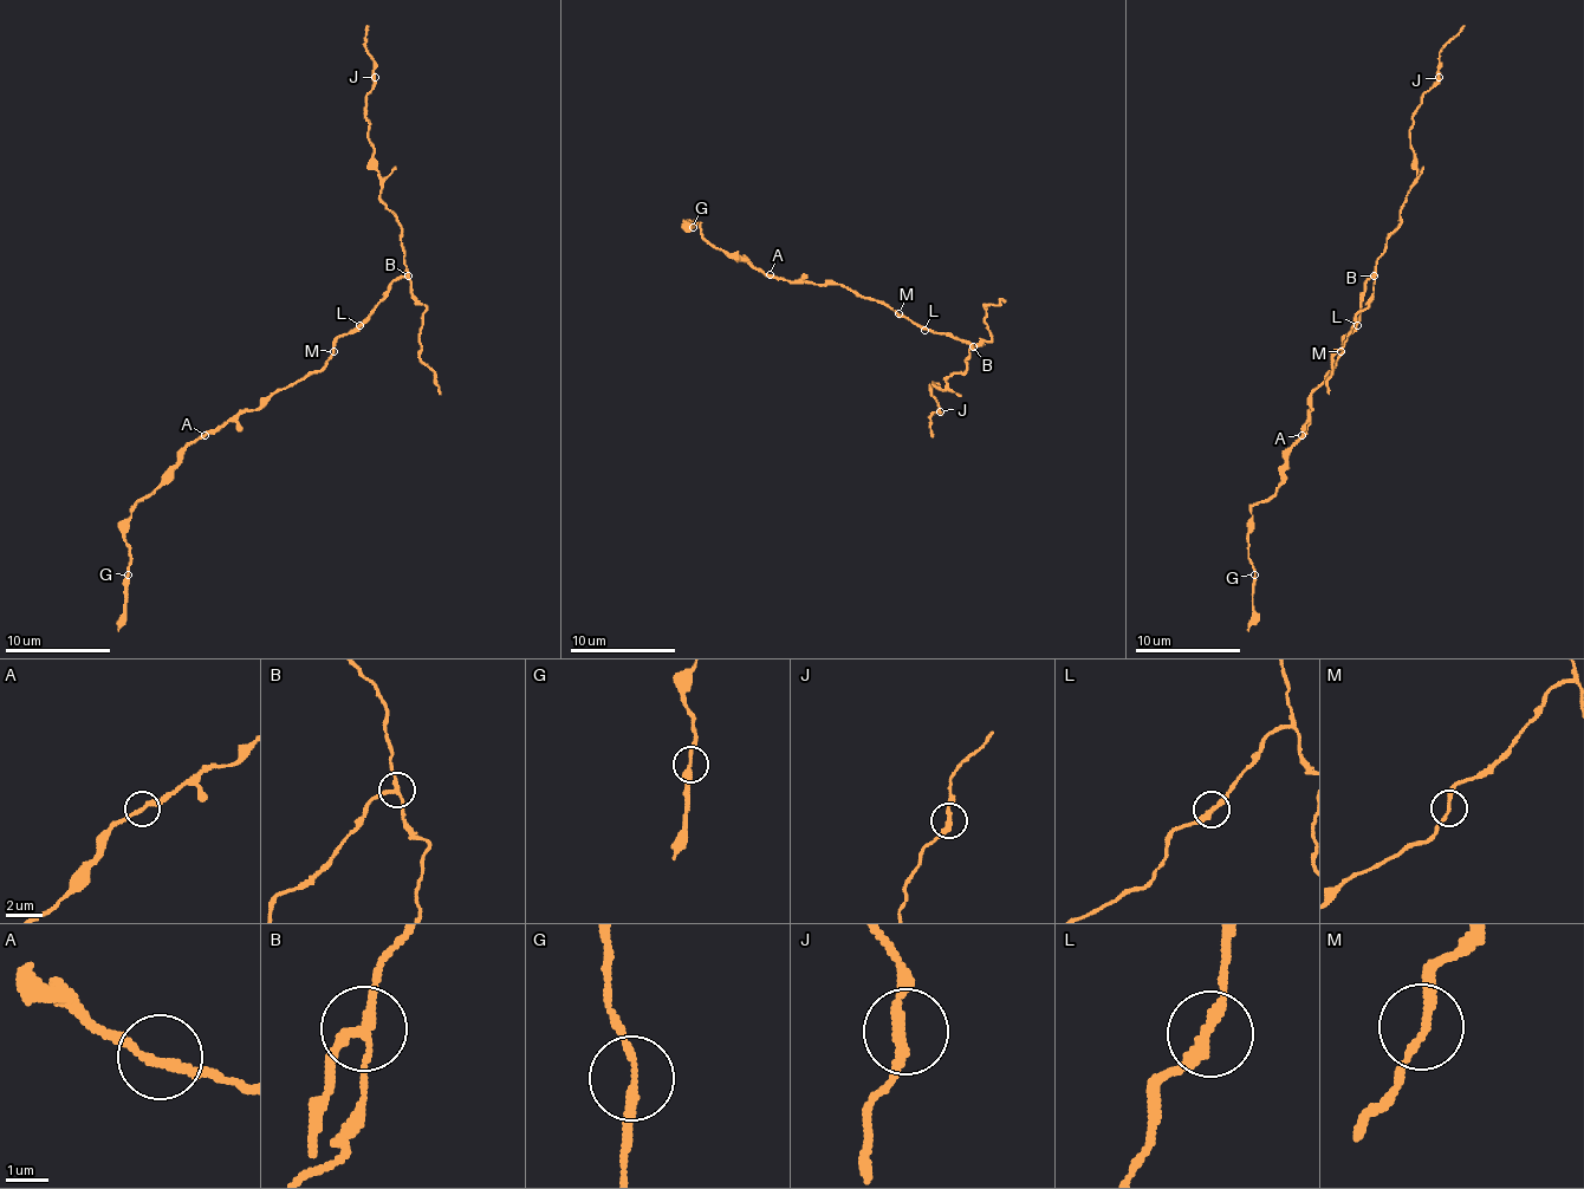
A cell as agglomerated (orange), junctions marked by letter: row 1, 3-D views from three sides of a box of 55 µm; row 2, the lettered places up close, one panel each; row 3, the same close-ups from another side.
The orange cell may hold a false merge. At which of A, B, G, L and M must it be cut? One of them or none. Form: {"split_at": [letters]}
{"split_at": ["B"]}

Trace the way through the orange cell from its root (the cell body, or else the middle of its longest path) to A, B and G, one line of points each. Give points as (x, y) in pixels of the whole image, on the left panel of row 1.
A: (333, 353), (320, 370), (278, 388), (257, 409), (239, 411), (205, 435)
B: (333, 353), (333, 343), (368, 317), (394, 280), (407, 274)
G: (333, 353), (320, 370), (278, 388), (257, 409), (239, 411), (186, 448), (183, 459), (130, 509), (128, 574)

